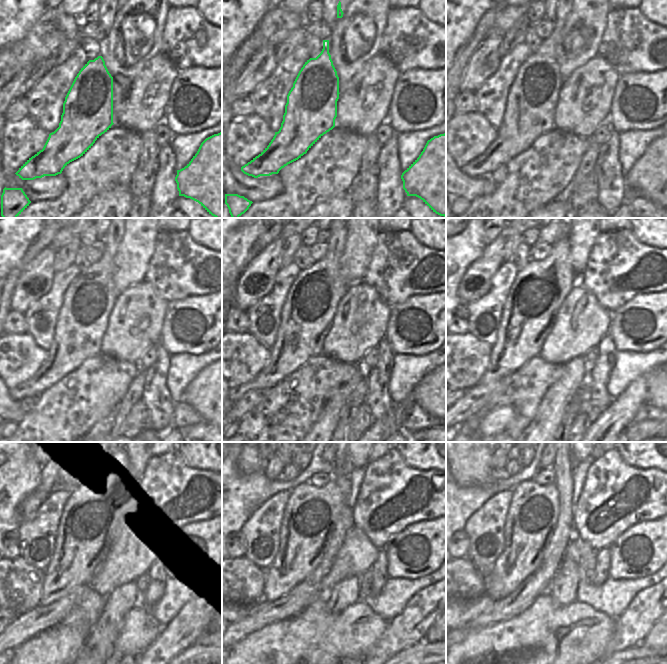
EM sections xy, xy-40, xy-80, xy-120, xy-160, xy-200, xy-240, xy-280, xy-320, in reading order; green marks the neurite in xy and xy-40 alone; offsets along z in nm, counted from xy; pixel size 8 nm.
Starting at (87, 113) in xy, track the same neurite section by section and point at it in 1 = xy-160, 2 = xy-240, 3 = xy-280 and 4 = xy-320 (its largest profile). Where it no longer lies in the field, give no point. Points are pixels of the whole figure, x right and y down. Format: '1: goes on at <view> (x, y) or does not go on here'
1: goes on at xy-160 (306, 316)
2: goes on at xy-240 (86, 529)
3: goes on at xy-280 (311, 512)
4: goes on at xy-320 (532, 516)

